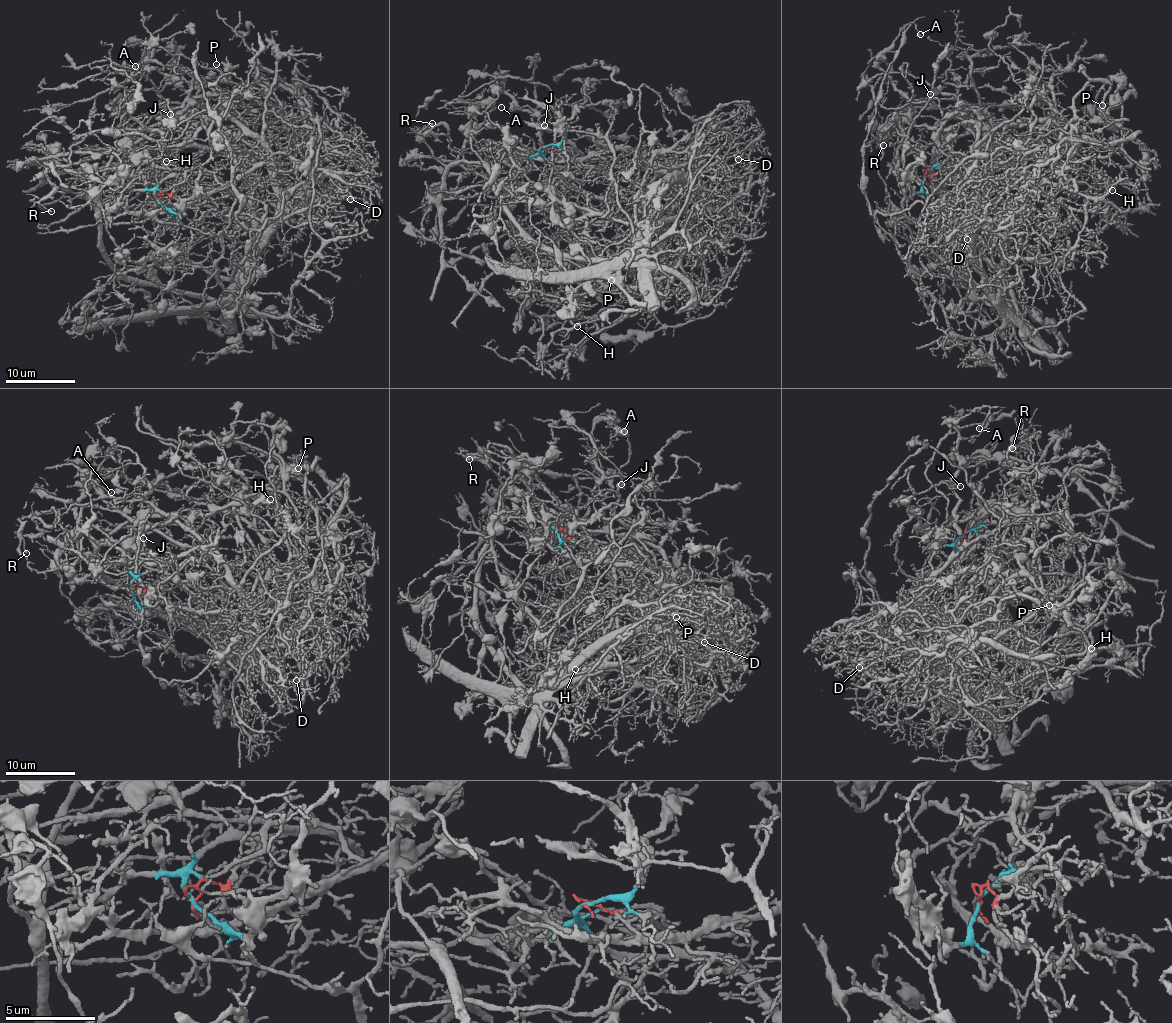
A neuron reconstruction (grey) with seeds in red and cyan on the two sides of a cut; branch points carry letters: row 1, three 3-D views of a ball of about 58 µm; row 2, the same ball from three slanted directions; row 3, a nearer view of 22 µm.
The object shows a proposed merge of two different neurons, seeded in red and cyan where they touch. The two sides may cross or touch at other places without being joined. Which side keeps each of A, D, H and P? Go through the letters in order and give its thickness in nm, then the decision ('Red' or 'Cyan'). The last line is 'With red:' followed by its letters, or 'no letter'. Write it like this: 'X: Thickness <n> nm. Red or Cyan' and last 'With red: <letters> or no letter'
A: Thickness 110 nm. Red
D: Thickness 140 nm. Red
H: Thickness 280 nm. Cyan
P: Thickness 150 nm. Cyan
With red: A, D

